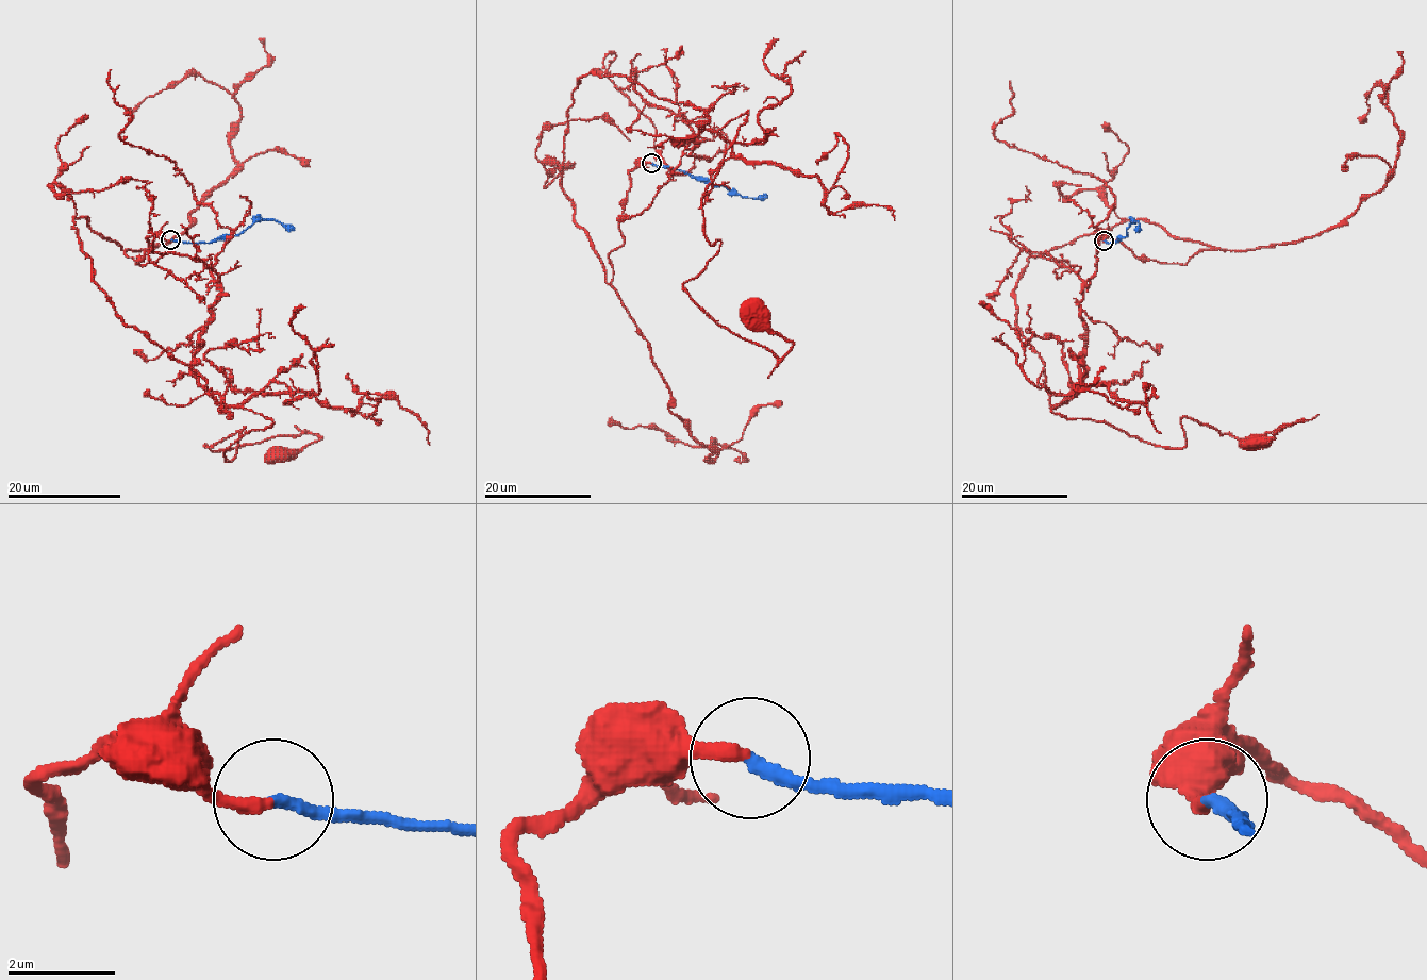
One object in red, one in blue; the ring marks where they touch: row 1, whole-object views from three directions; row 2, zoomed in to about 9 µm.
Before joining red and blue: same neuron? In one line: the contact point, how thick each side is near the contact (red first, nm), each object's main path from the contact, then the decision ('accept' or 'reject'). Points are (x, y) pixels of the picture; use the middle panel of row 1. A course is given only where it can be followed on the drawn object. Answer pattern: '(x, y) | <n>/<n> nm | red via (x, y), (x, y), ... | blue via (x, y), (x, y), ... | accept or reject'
(651, 163) | 280/260 nm | red via (651, 163), (608, 283), (562, 187), (582, 77), (706, 128), (747, 111), (683, 289), (781, 358), (751, 318) | blue via (651, 163), (687, 172), (742, 196), (767, 195) | accept

